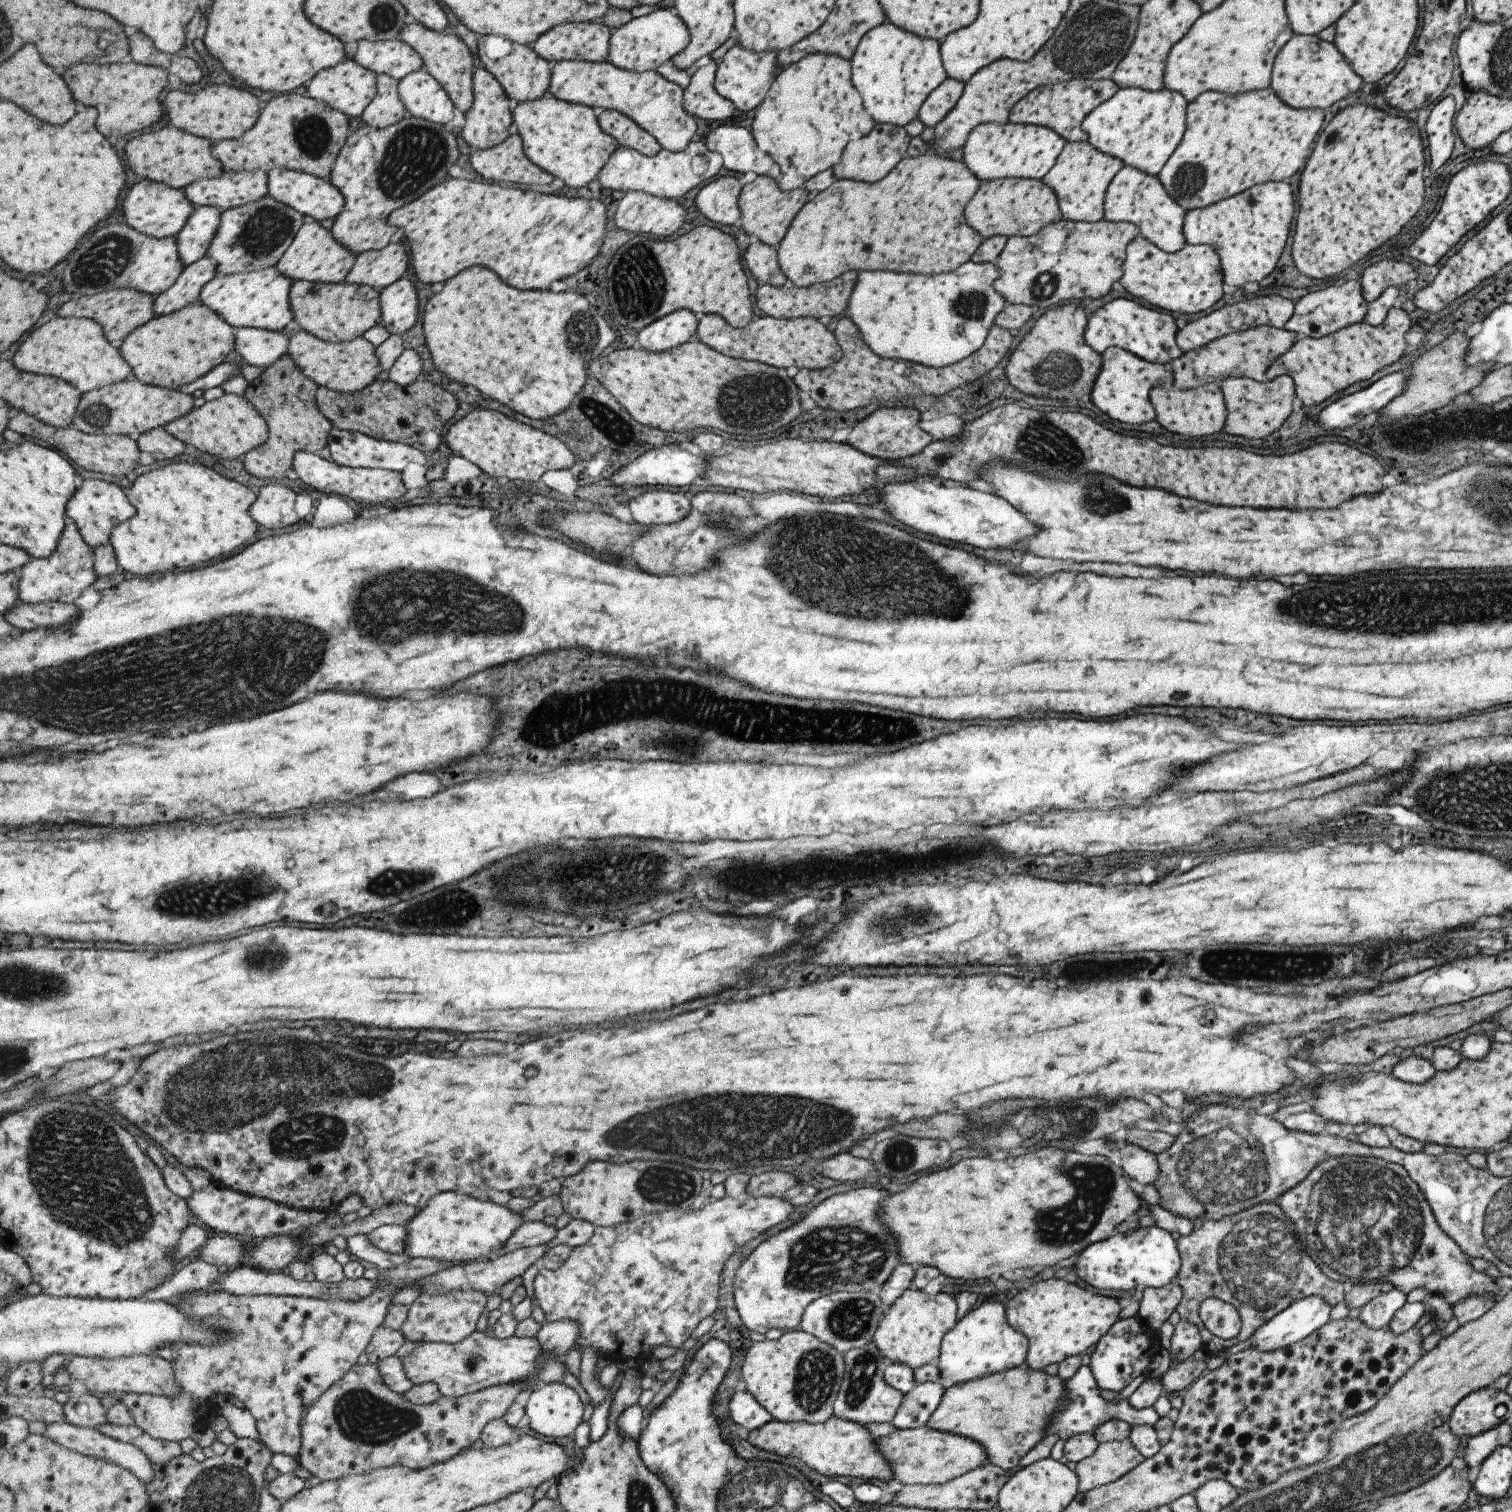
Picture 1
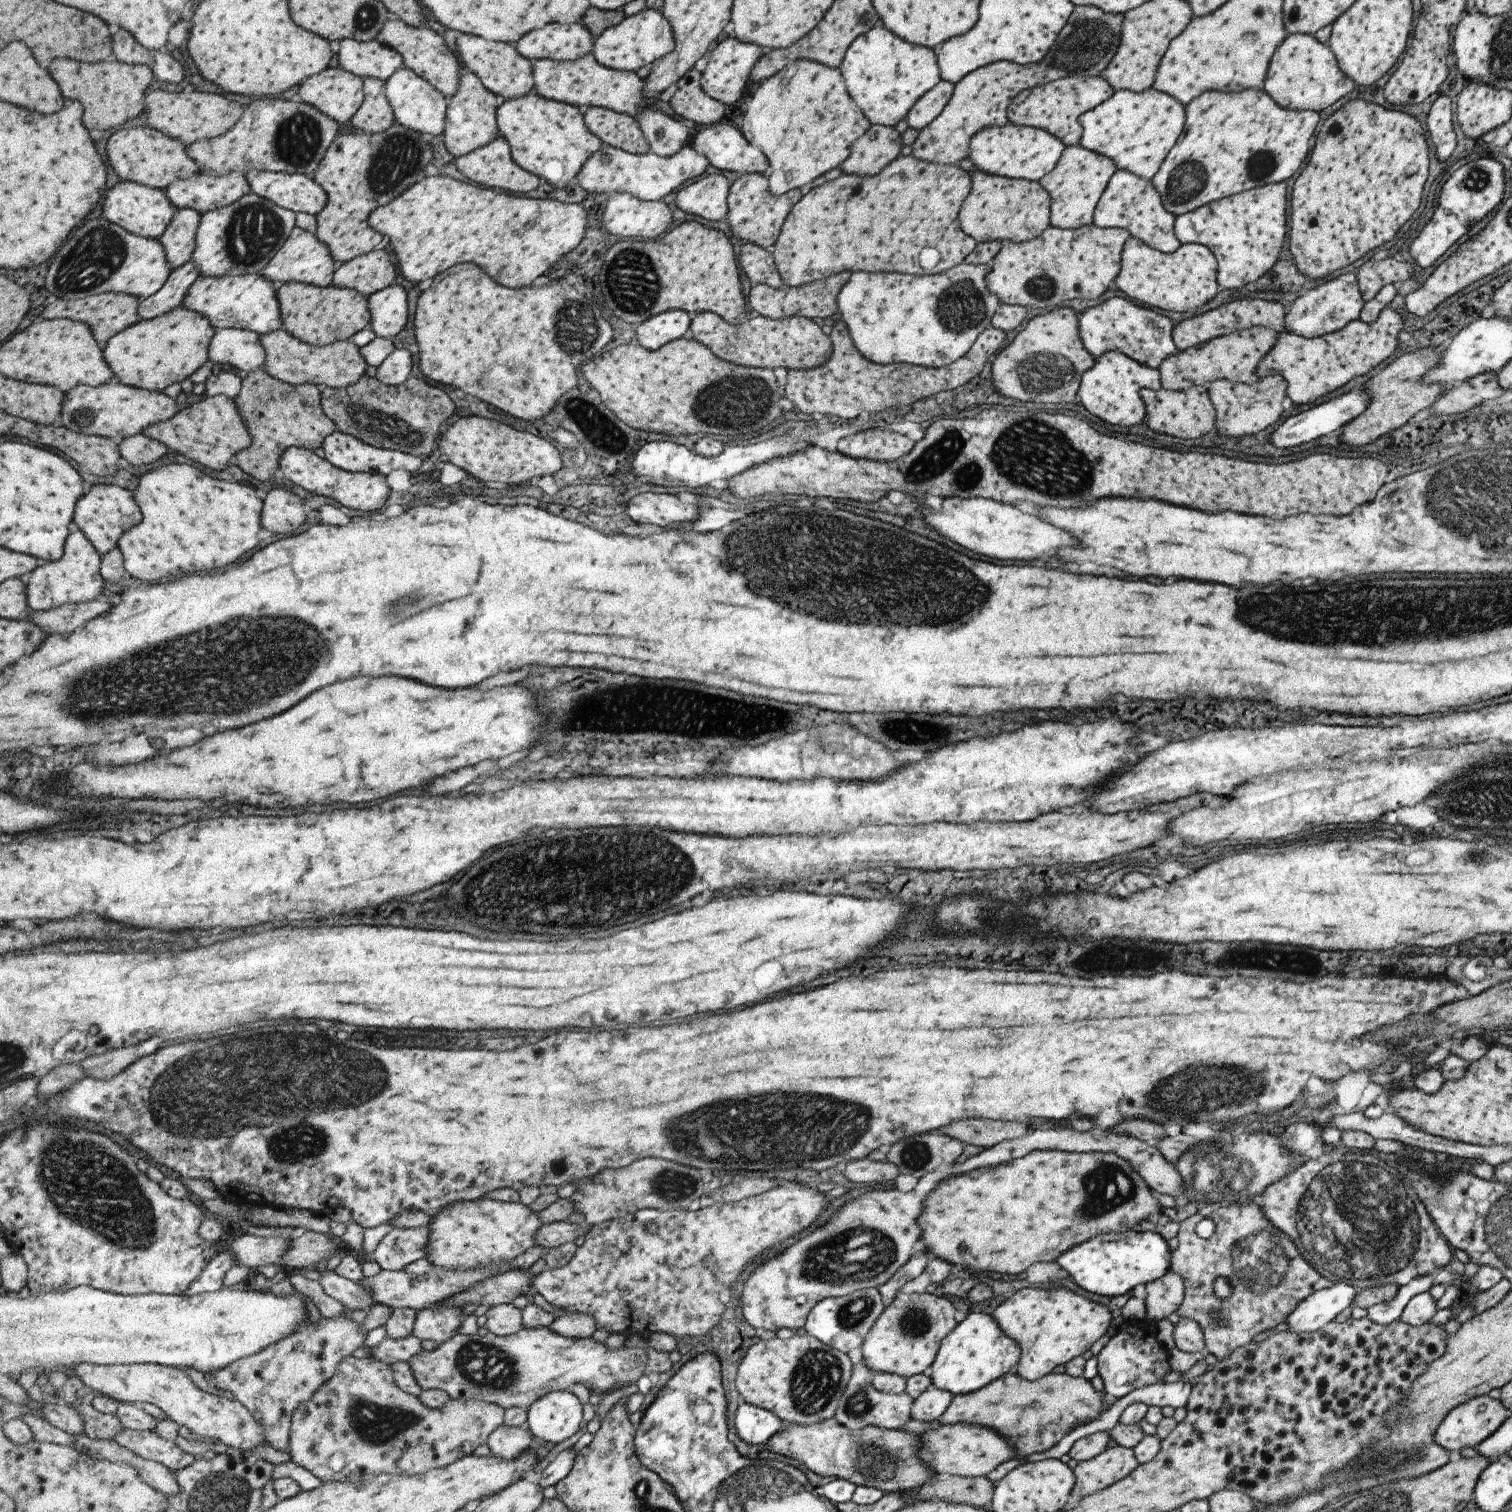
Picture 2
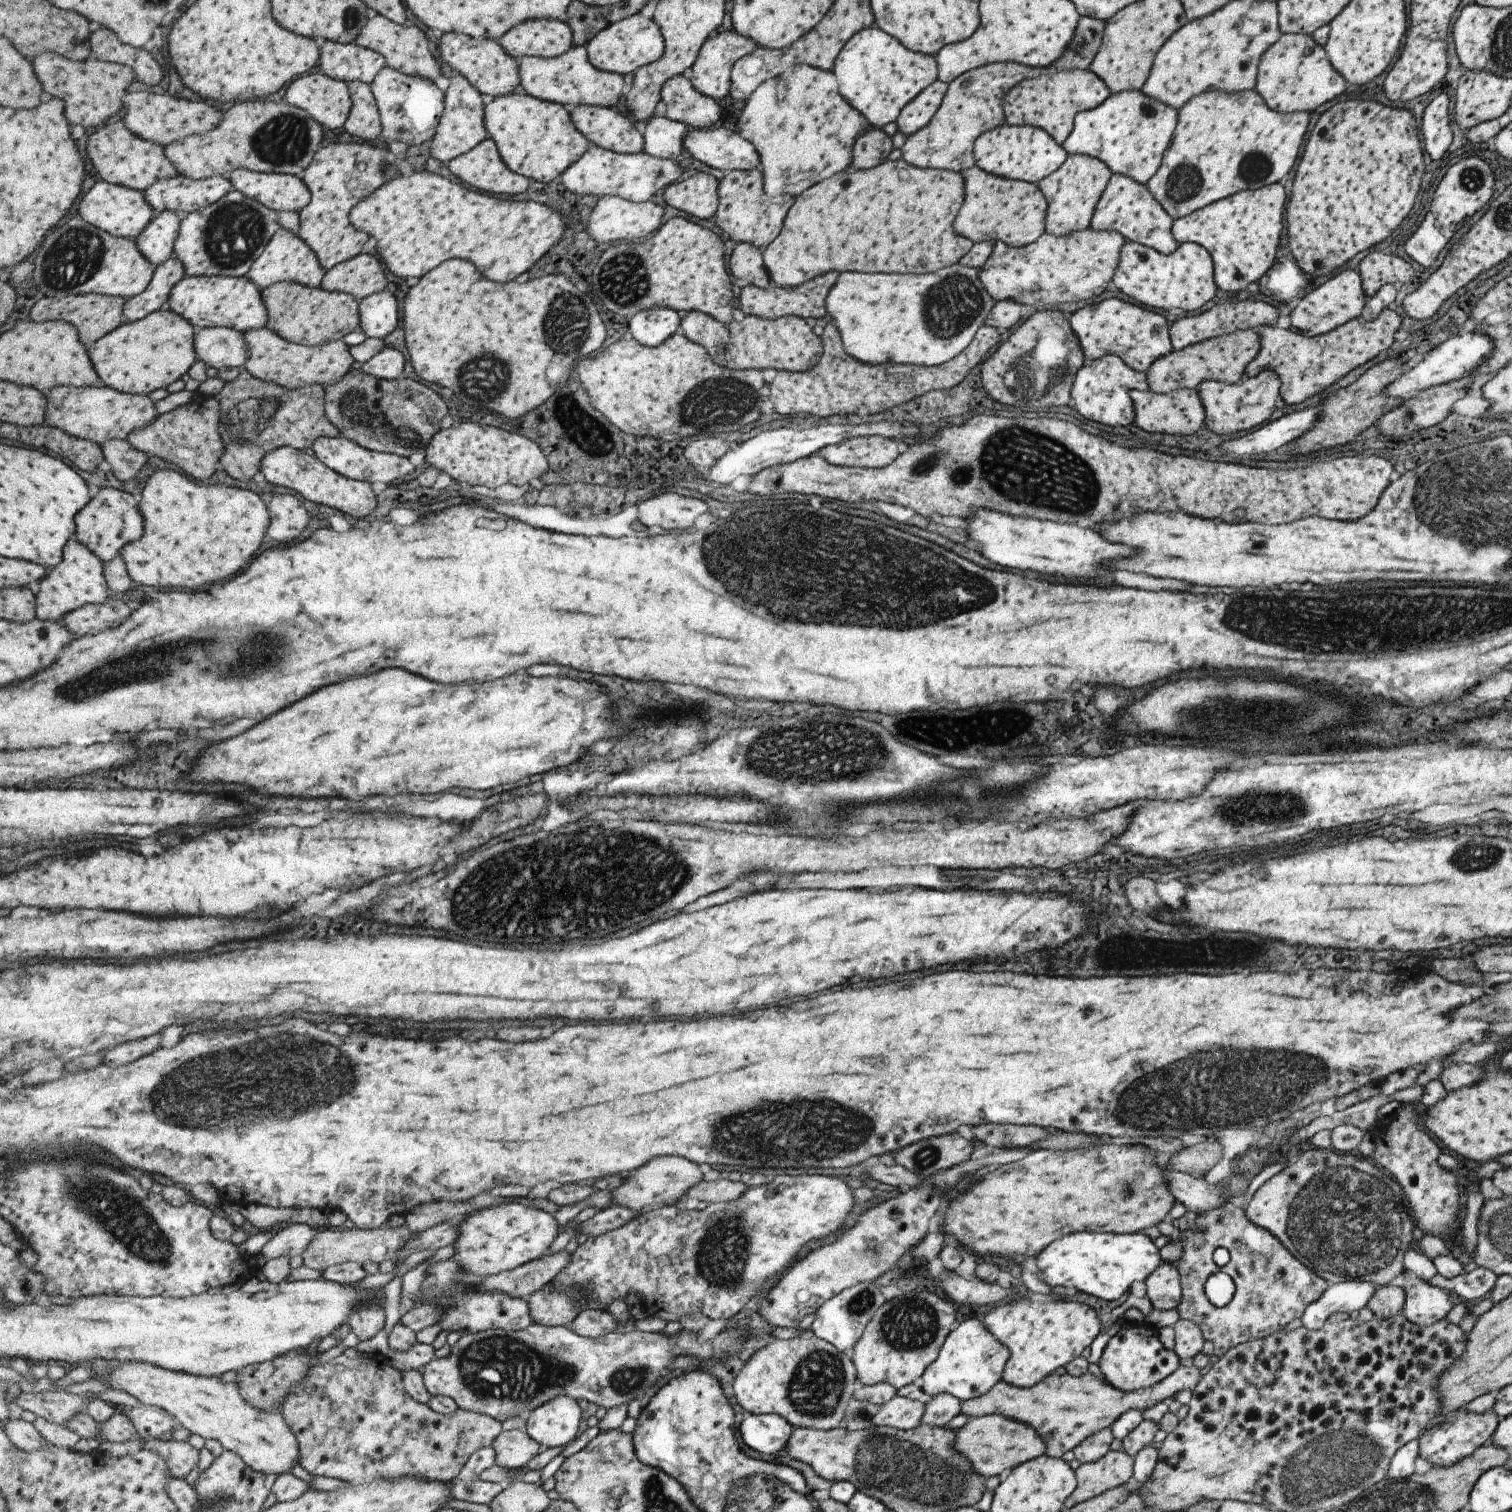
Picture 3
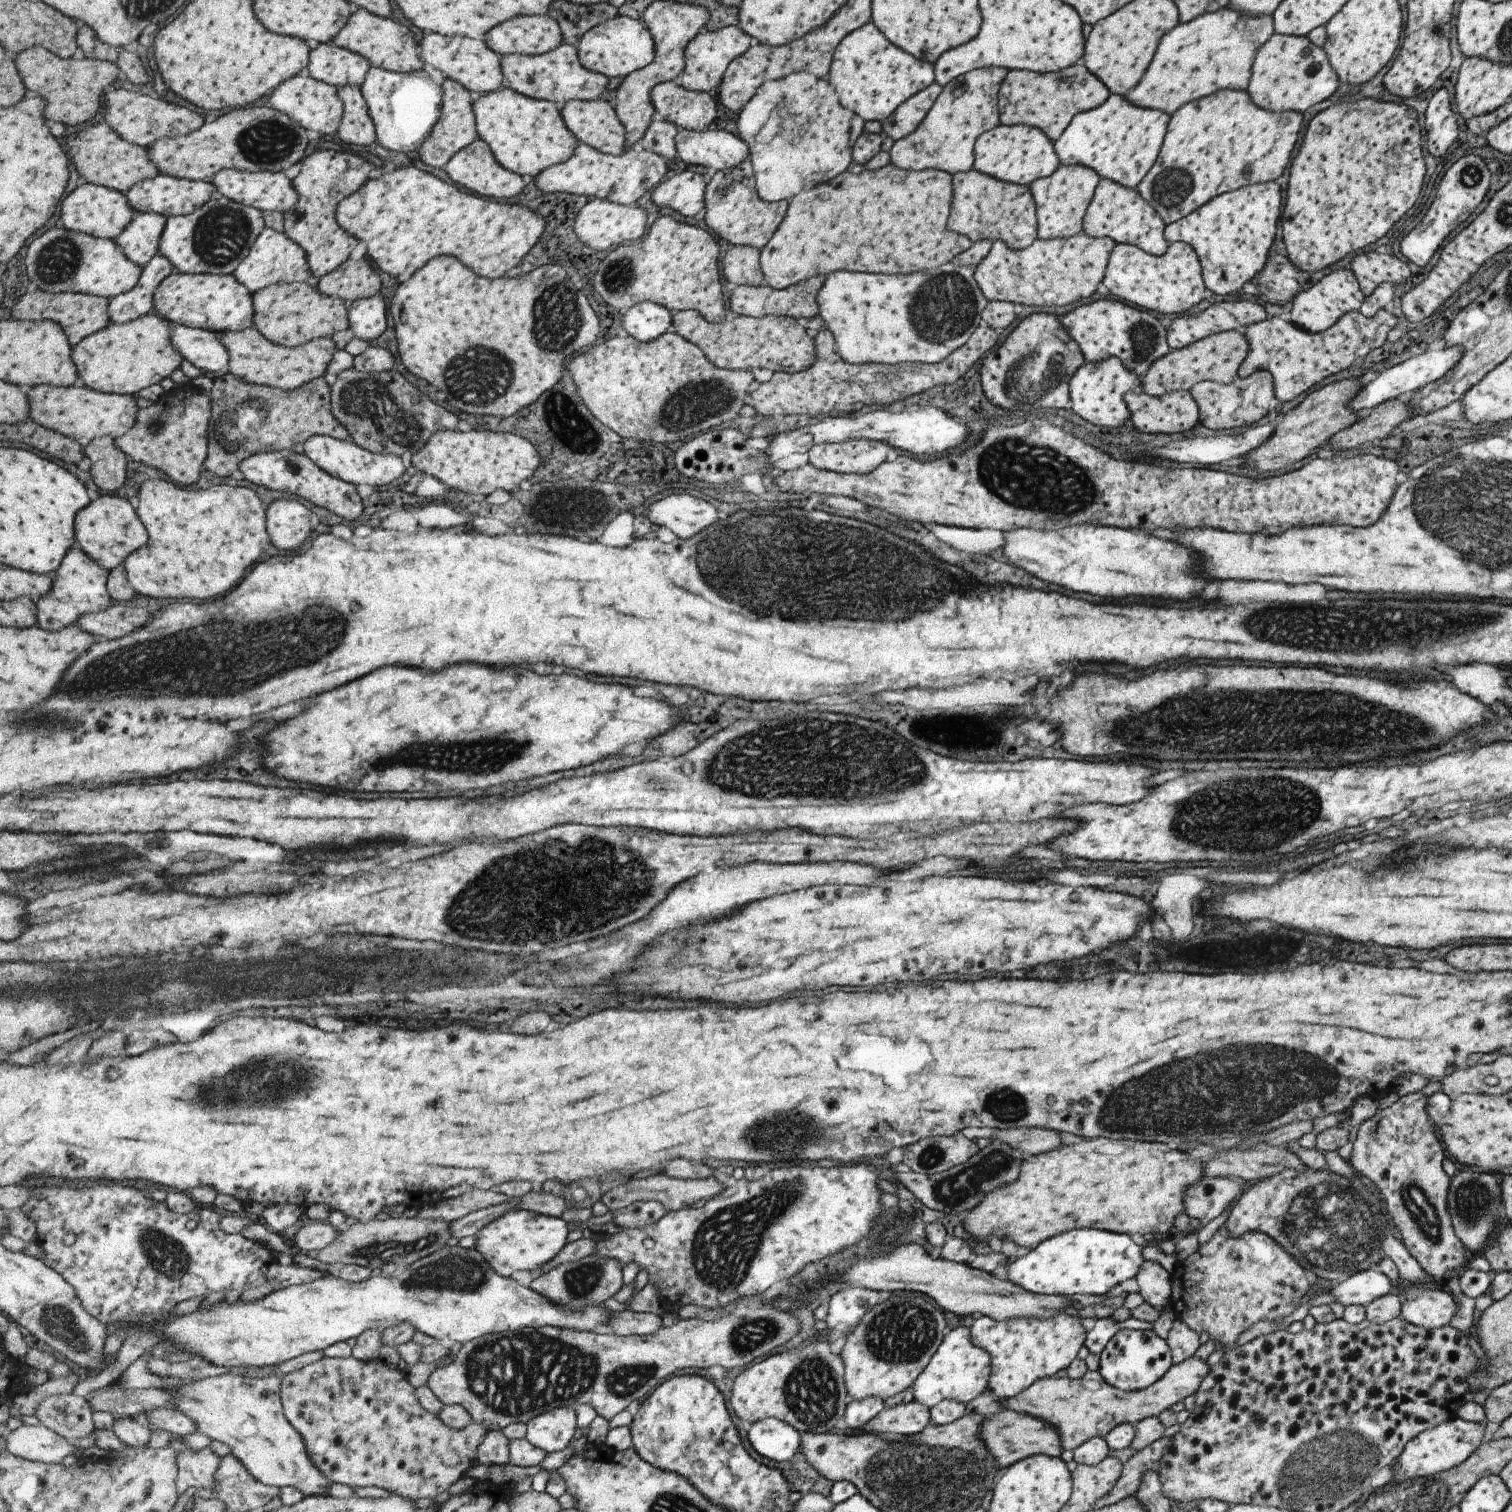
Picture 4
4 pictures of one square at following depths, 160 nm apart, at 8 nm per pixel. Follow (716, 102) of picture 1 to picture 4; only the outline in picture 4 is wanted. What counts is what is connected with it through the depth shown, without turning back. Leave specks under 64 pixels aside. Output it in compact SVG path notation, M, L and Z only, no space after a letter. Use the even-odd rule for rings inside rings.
M673 81L657 84L651 102L665 122L681 129L704 131L716 117L715 102L709 94L685 90Z

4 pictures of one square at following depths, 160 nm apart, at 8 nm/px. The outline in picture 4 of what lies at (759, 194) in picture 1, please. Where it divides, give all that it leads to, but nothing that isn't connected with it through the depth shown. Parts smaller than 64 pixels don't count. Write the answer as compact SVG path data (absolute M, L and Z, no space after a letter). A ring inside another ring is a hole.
M746 159L733 168L716 171L705 184L701 216L707 228L719 238L732 245L751 246L759 251L781 223L785 208L787 201L784 199L777 202L760 200L754 187L751 164Z

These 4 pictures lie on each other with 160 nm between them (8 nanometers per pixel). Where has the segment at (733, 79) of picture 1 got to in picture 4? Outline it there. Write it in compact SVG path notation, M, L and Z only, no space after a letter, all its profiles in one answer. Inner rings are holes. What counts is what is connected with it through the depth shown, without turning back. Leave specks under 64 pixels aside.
M735 25L719 28L717 31L706 31L702 29L696 36L685 44L685 64L683 70L673 80L673 84L689 91L709 92L715 85L719 85L721 76L731 60L737 58L748 50L755 41L745 35Z

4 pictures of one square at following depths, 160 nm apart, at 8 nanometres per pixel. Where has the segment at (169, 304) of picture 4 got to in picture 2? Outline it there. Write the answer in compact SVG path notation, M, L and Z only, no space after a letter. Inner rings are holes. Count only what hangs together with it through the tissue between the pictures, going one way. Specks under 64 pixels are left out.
M259 273L222 277L201 276L188 290L182 305L206 316L214 324L215 329L237 327L264 335L283 326L278 292L278 285Z

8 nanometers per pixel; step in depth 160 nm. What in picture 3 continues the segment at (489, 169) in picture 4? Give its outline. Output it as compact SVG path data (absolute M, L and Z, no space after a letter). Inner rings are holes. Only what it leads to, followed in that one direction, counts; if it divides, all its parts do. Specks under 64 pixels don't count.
M487 138L472 151L458 156L448 164L450 172L471 188L497 196L515 196L529 190L532 180L509 170L498 144Z

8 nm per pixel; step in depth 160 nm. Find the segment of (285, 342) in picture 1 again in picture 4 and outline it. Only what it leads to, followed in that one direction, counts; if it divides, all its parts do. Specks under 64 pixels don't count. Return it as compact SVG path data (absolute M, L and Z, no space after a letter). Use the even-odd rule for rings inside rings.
M178 323L171 330L171 344L192 366L211 373L229 372L229 350L225 350L221 334Z

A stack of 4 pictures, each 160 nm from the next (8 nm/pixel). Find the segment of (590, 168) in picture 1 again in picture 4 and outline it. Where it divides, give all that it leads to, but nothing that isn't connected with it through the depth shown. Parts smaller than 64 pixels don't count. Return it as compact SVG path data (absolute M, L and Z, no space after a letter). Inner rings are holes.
M509 86L481 95L473 102L479 139L487 142L496 160L521 177L535 179L541 172L567 162L580 141L567 128L561 109L552 101L524 96Z

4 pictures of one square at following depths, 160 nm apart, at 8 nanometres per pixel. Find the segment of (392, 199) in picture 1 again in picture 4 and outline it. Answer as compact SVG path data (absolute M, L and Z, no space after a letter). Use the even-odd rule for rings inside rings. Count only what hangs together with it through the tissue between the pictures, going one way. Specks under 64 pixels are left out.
M319 150L305 158L299 174L292 180L300 200L284 213L284 233L305 250L313 281L319 282L325 275L340 268L357 248L359 240L341 228L336 213L345 198L358 192L370 180L373 168L375 166L371 162L357 154Z

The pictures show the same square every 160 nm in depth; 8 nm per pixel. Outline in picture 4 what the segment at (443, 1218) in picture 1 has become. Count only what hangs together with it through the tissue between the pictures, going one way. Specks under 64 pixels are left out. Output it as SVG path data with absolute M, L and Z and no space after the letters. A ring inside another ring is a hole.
M515 1209L487 1224L476 1238L475 1247L497 1270L497 1274L510 1277L515 1272L542 1270L545 1264L549 1264L569 1244L569 1228L561 1217L540 1214L528 1209Z

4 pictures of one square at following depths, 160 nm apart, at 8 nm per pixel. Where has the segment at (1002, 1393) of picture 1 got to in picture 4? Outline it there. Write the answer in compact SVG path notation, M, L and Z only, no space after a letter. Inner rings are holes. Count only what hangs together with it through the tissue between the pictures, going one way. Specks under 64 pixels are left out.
M1191 1356L1172 1365L1159 1380L1147 1388L1135 1391L1114 1388L1104 1382L1098 1371L1086 1370L1079 1379L1051 1376L1037 1380L1020 1394L998 1402L1003 1409L1029 1414L1051 1424L1059 1434L1061 1449L1073 1450L1093 1437L1104 1438L1115 1426L1130 1424L1133 1427L1142 1419L1157 1417L1163 1410L1170 1409L1173 1404L1196 1393L1210 1368L1206 1360Z

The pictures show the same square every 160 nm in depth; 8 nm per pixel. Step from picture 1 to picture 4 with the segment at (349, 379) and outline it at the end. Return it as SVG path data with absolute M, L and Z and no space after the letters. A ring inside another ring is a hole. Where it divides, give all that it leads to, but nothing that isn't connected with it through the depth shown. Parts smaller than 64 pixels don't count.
M256 327L230 331L221 335L225 350L229 350L229 372L249 384L279 387L285 391L300 388L311 380L327 375L337 344L330 337L313 340L297 347L275 344Z

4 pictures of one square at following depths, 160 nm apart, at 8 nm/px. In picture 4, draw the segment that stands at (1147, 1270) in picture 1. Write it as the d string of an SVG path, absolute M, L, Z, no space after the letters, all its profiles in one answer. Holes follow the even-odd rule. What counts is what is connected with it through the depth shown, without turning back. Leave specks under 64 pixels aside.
M1069 1230L1043 1240L1033 1250L1026 1250L1012 1262L1007 1262L1005 1280L1033 1294L1101 1296L1119 1282L1135 1277L1143 1262L1141 1248L1125 1234Z

